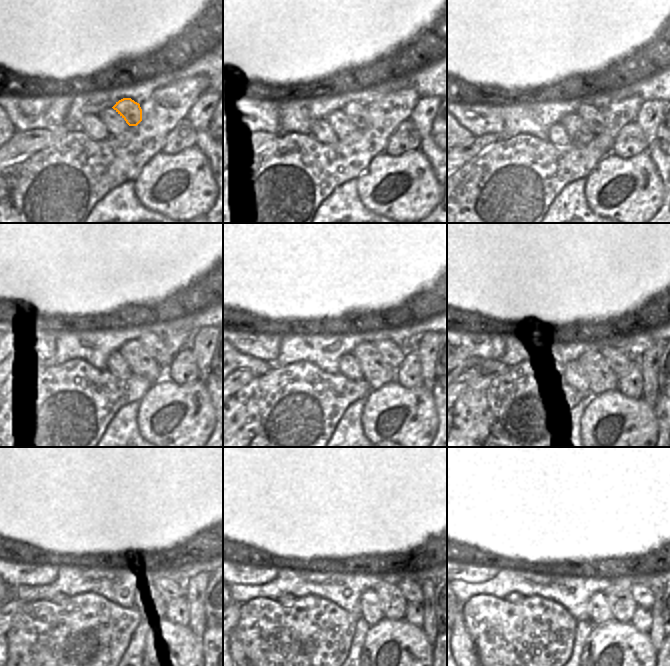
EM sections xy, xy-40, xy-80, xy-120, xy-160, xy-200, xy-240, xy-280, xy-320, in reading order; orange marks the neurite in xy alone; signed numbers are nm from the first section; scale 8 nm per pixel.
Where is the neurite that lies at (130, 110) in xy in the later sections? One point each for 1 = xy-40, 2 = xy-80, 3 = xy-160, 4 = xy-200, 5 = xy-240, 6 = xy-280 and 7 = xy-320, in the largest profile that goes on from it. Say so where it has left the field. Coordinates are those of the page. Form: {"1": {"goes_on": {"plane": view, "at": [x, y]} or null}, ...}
{"1": {"goes_on": {"plane": "xy-40", "at": [358, 114]}}, "2": {"goes_on": {"plane": "xy-80", "at": [592, 117]}}, "3": {"goes_on": {"plane": "xy-160", "at": [389, 351]}}, "4": {"goes_on": {"plane": "xy-200", "at": [609, 353]}}, "5": {"goes_on": {"plane": "xy-240", "at": [181, 587]}}, "6": {"goes_on": {"plane": "xy-280", "at": [411, 590]}}, "7": {"goes_on": {"plane": "xy-320", "at": [642, 595]}}}

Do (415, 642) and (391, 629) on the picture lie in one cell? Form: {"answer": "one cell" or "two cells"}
{"answer": "one cell"}

